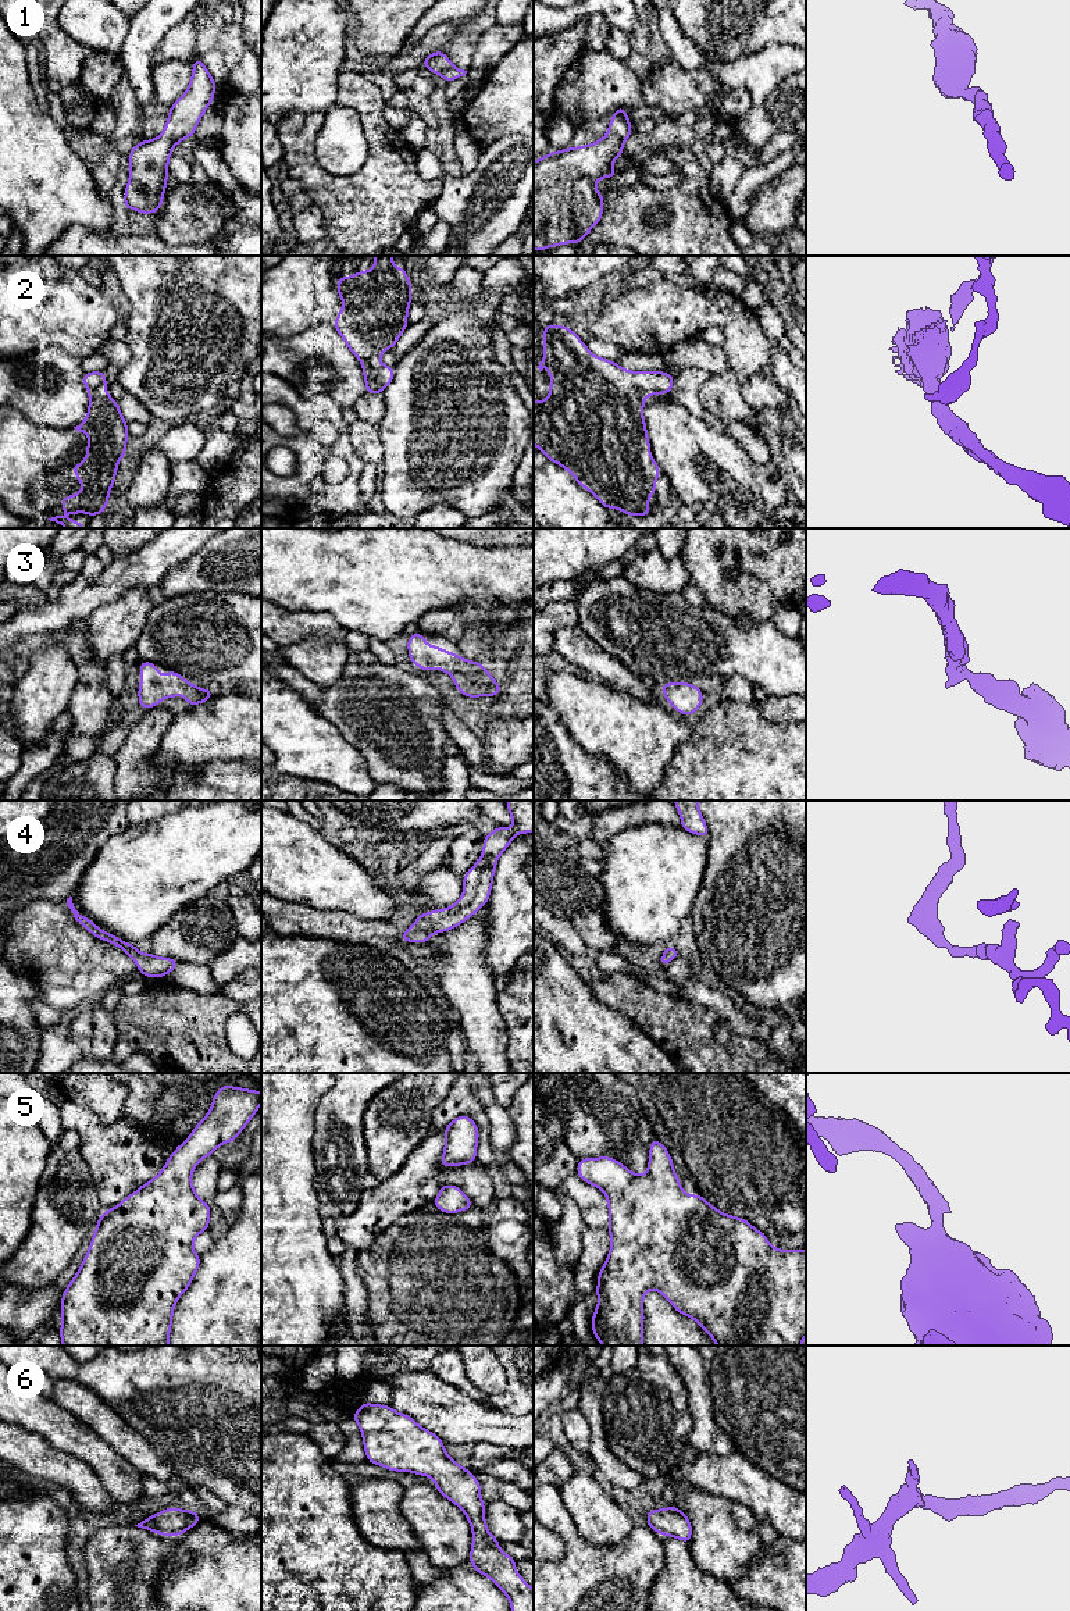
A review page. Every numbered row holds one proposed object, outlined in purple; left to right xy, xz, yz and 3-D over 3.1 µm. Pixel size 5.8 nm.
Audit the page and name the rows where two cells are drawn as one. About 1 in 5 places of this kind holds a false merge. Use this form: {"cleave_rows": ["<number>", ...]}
{"cleave_rows": []}

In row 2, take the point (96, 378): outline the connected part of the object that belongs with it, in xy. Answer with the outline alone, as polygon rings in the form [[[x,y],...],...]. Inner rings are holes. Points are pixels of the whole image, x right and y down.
[[[104,371],[85,373],[82,381],[89,393],[88,416],[74,428],[85,432],[90,442],[86,445],[86,459],[69,470],[76,474],[83,489],[64,496],[60,505],[65,513],[86,512],[92,518],[107,507],[118,463],[128,453],[125,443],[129,434],[118,402],[106,391]]]

